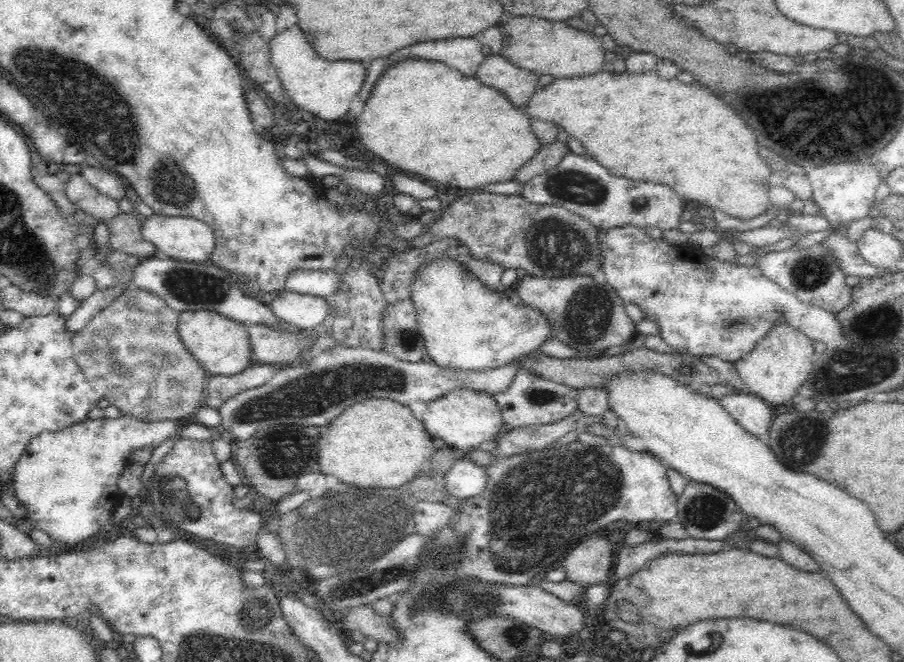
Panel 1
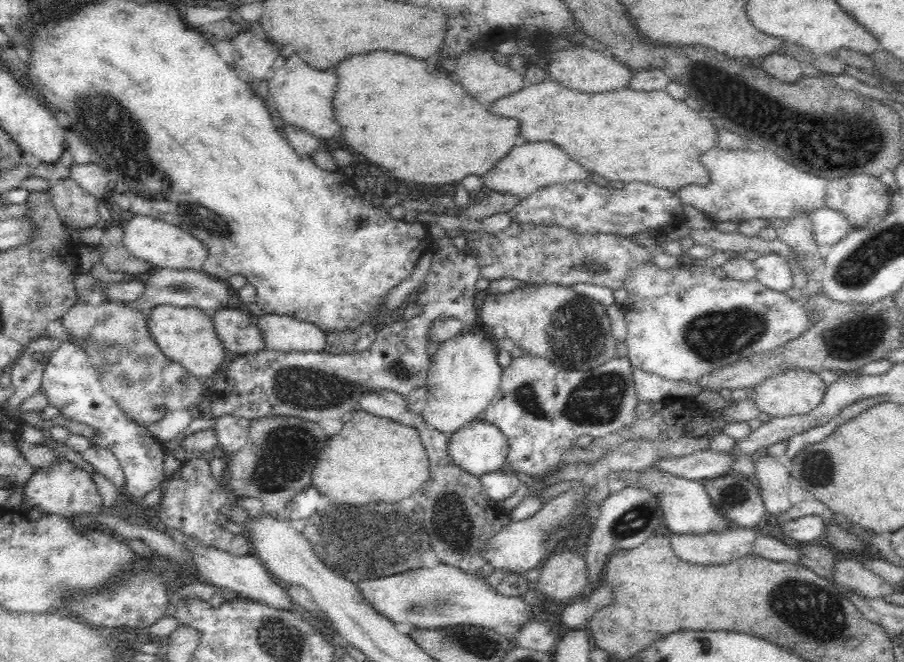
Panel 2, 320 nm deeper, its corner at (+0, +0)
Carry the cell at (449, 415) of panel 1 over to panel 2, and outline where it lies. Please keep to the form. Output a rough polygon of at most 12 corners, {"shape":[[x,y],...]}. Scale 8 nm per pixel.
{"shape":[[494,424],[452,434],[448,454],[468,474],[507,470],[509,443]]}

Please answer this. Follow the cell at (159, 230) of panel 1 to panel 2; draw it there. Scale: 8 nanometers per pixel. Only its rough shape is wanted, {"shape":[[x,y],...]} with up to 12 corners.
{"shape":[[146,215],[124,222],[126,251],[155,268],[201,270],[208,251]]}

